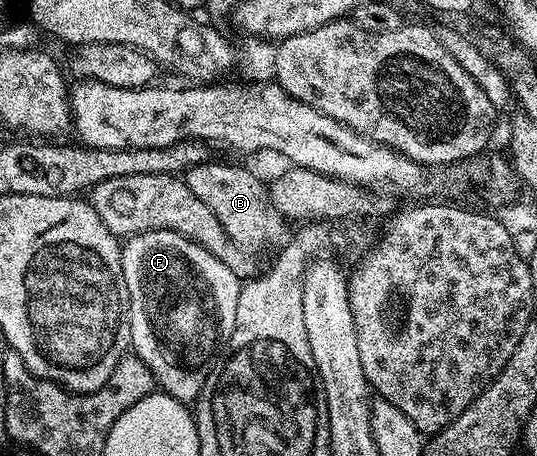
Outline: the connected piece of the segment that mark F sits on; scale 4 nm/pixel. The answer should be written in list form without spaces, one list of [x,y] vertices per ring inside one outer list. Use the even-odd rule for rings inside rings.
[[[148,230],[135,236],[125,237],[122,244],[122,269],[124,270],[124,282],[128,286],[130,295],[130,347],[133,355],[139,356],[145,362],[148,370],[154,376],[155,385],[166,395],[183,402],[197,401],[211,368],[214,367],[227,342],[232,338],[232,330],[236,326],[236,302],[242,289],[240,278],[236,274],[232,274],[232,270],[228,270],[228,266],[224,262],[220,262],[220,258],[208,254],[208,250],[204,250],[204,246],[200,246],[194,240],[189,240],[186,236],[181,236],[179,232],[172,230]]]

